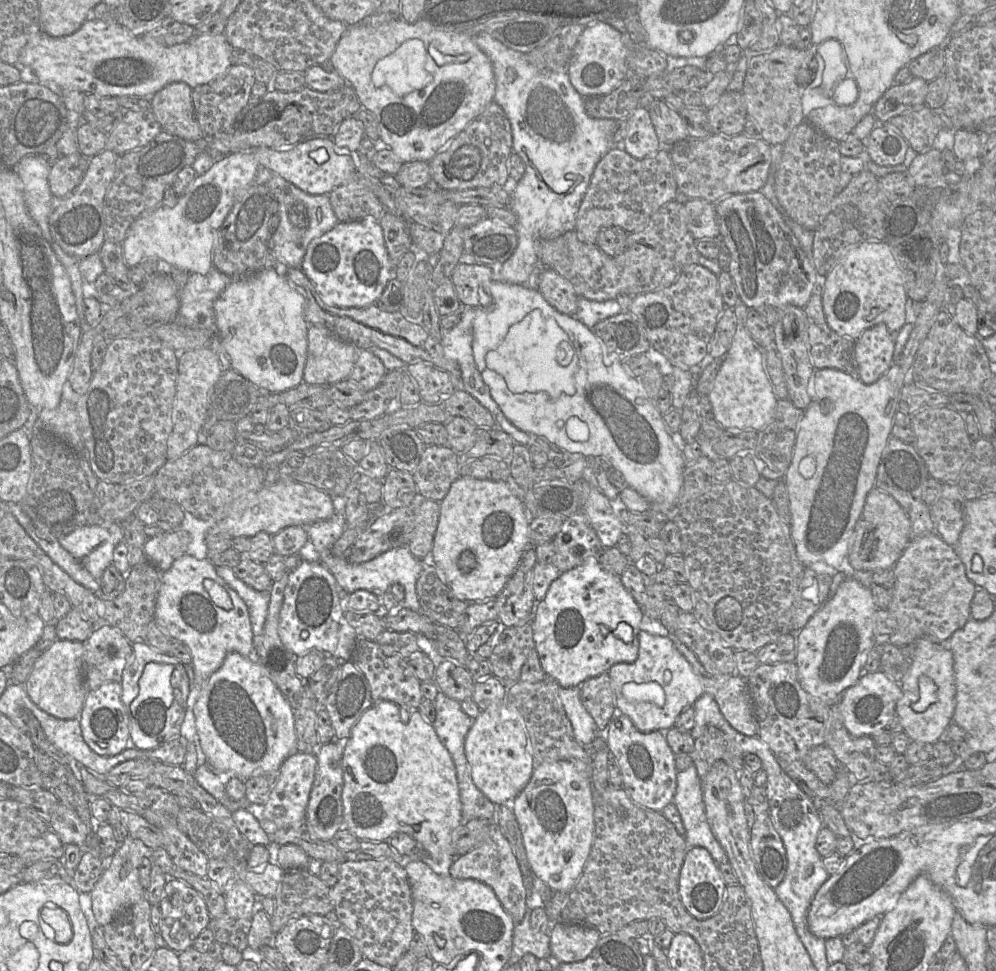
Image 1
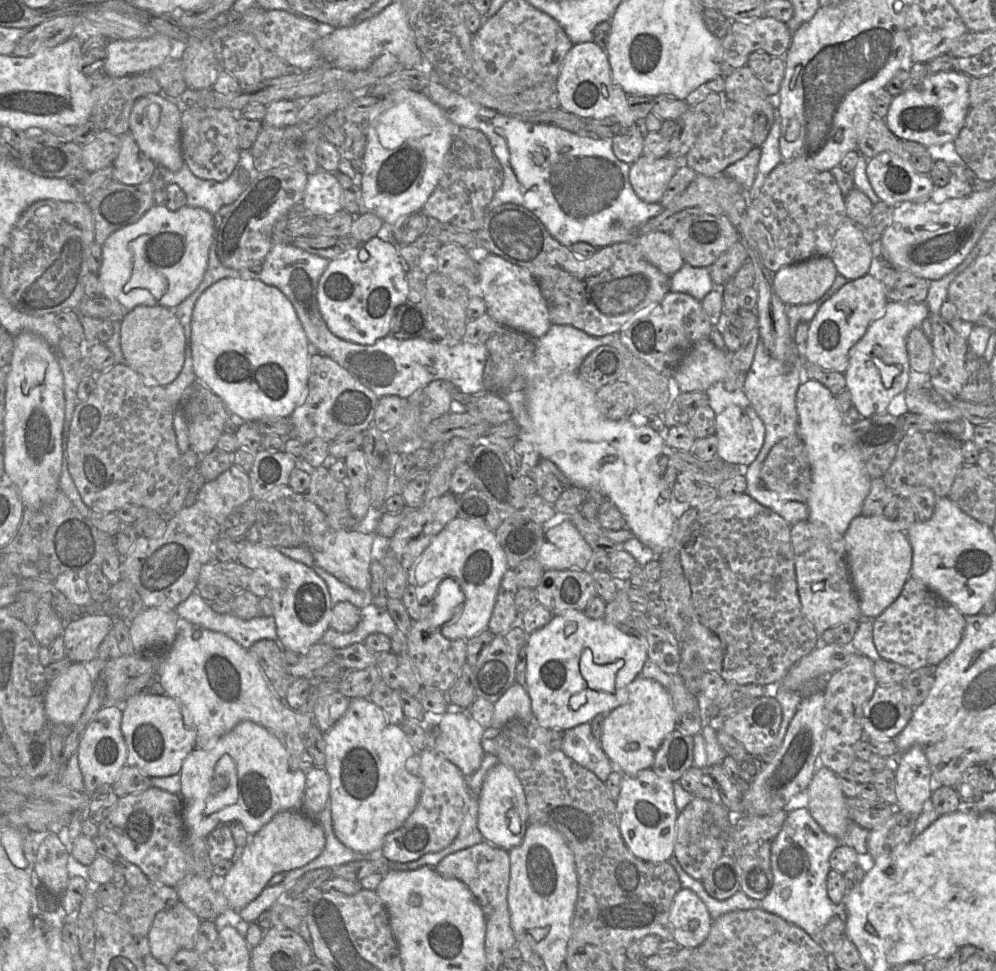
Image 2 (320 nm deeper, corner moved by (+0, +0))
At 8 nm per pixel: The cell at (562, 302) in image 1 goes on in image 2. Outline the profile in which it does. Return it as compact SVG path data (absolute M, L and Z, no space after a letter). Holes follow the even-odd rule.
M485 253L478 260L478 283L486 305L486 313L500 325L522 331L534 339L544 336L551 326L546 301L532 274L524 267L502 257Z

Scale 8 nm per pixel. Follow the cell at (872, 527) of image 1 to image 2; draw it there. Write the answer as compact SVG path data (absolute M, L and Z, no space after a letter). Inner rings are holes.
M861 514L857 517L855 517L851 521L848 529L846 530L846 532L844 534L844 545L845 545L845 550L846 550L847 563L848 563L851 582L852 582L853 588L854 588L855 593L859 600L860 610L864 616L862 618L875 619L897 599L897 597L900 595L900 593L904 587L904 584L910 577L913 558L912 558L912 547L911 547L910 541L908 539L908 536L907 536L906 532L899 530L895 526L895 524L887 517L864 516Z

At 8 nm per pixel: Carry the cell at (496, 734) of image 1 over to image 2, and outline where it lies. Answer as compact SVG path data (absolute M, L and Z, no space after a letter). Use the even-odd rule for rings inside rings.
M500 762L486 773L478 795L478 829L483 840L509 852L519 846L529 824L522 784L514 770Z

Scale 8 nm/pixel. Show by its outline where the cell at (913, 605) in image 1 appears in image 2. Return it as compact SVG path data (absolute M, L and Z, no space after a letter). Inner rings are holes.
M909 577L897 599L873 619L873 641L885 660L918 670L938 665L961 642L966 617L952 604L929 591L918 579Z

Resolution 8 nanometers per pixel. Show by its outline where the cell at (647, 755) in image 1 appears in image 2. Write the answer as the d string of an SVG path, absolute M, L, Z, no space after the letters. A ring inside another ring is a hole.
M652 768L635 776L623 774L619 797L615 801L621 836L630 852L637 858L653 863L665 862L674 855L677 834L677 811L673 785L659 777Z

